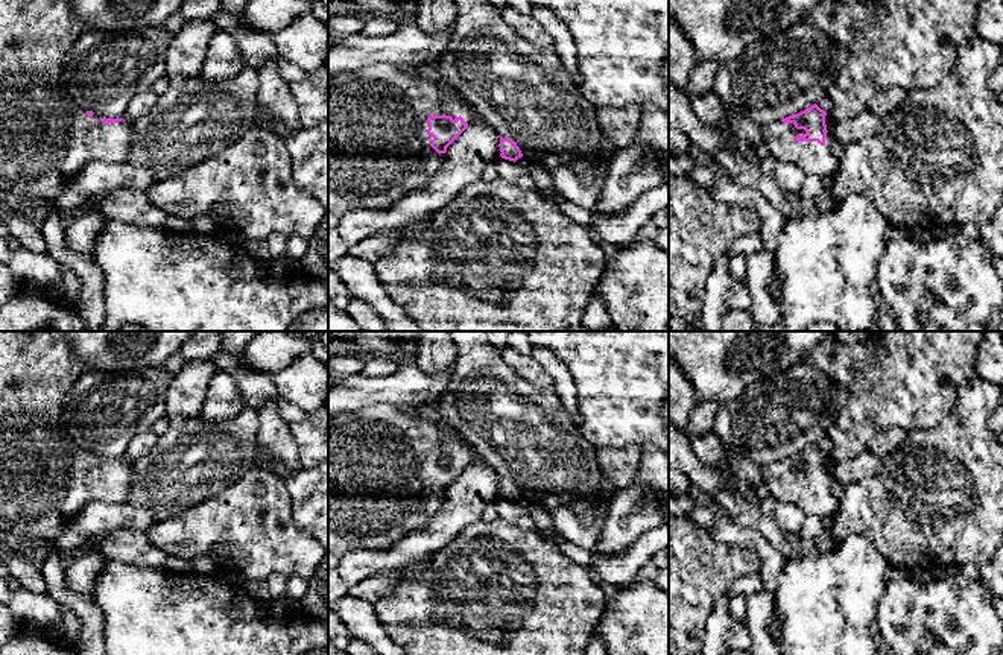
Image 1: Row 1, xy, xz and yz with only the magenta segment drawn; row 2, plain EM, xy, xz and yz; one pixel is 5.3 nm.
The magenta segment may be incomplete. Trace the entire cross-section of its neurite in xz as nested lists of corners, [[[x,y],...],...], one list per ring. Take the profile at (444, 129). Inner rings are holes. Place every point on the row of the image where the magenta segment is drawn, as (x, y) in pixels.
[[[372,64],[333,74],[328,79],[328,211],[342,217],[357,208],[386,210],[421,190],[442,167],[447,147],[476,115],[456,90],[445,90],[400,65]]]

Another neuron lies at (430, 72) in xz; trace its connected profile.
[[[438,62],[433,64],[424,64],[424,65],[415,65],[415,67],[406,67],[406,65],[400,65],[409,71],[412,71],[415,76],[429,79],[436,82],[438,85],[441,85],[445,90],[454,90],[447,81],[445,78],[439,73],[439,67]]]

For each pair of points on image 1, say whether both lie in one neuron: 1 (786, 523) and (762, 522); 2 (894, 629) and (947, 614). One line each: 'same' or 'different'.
1: different
2: same

